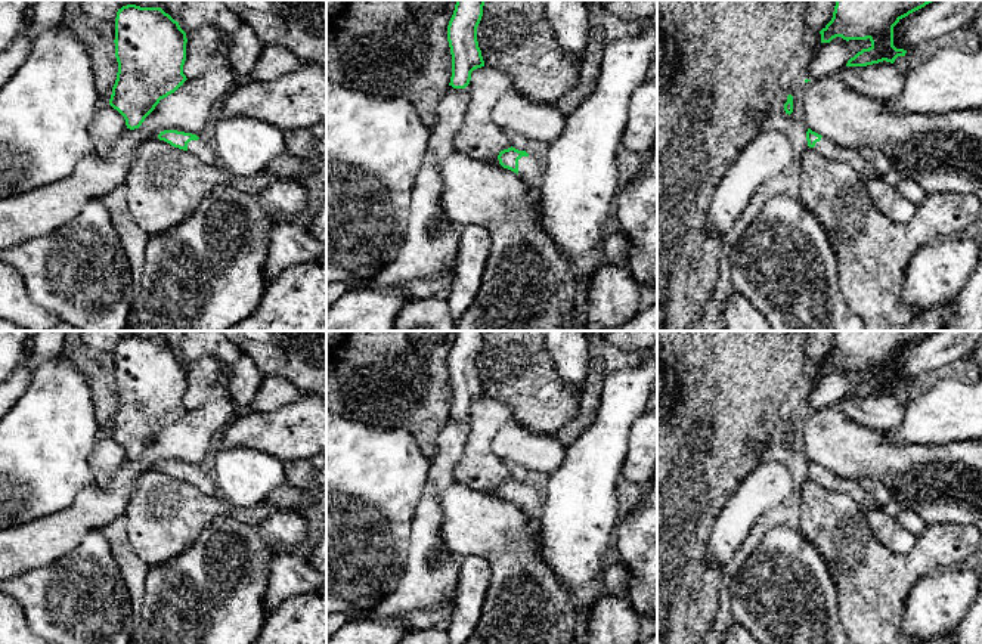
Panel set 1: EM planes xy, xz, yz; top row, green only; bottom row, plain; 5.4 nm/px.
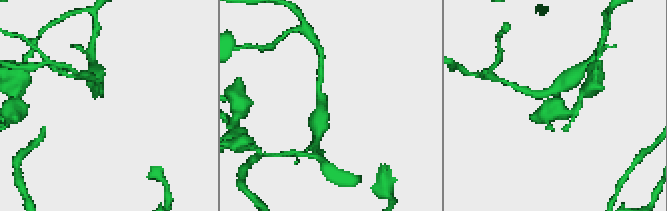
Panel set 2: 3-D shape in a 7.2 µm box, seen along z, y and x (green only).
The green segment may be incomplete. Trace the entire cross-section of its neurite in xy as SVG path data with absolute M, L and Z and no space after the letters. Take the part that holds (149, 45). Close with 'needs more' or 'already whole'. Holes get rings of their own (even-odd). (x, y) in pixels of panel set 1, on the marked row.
M127 4L115 18L117 80L109 105L126 120L130 130L139 129L161 99L174 93L188 80L183 74L186 61L186 32L161 7Z; already whole

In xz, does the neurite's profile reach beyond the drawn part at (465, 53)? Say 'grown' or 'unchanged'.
unchanged

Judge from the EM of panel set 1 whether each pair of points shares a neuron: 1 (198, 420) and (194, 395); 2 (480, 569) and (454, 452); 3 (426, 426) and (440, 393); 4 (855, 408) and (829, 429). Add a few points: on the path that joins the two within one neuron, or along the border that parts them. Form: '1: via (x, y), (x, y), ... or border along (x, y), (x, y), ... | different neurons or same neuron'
1: border along (216, 378), (210, 395), (200, 405), (188, 411) | different neurons
2: border along (461, 559), (459, 584), (455, 593) | different neurons
3: via (426, 418), (426, 408), (433, 401) | same neuron
4: border along (836, 405), (857, 423), (873, 429) | different neurons

